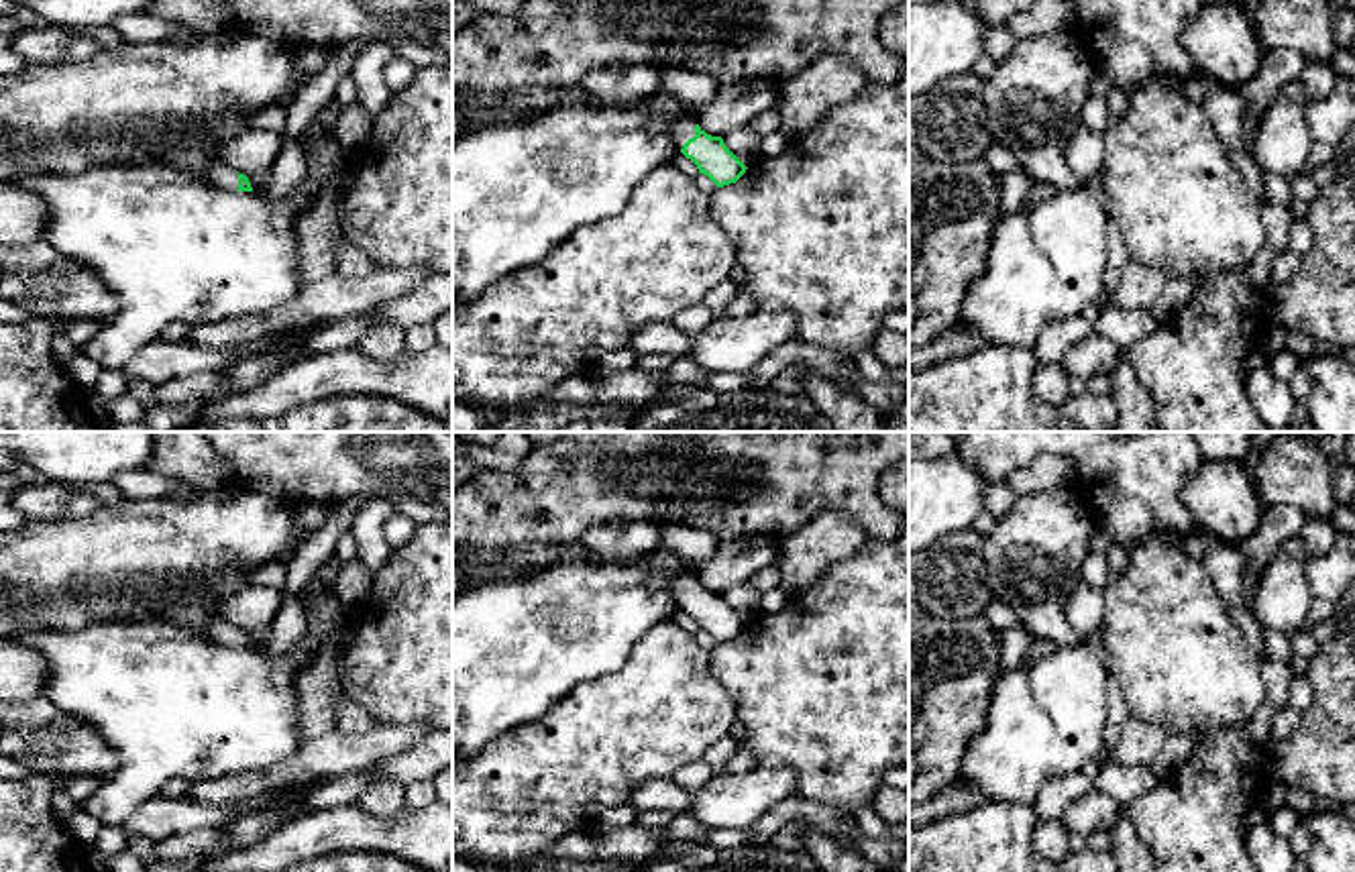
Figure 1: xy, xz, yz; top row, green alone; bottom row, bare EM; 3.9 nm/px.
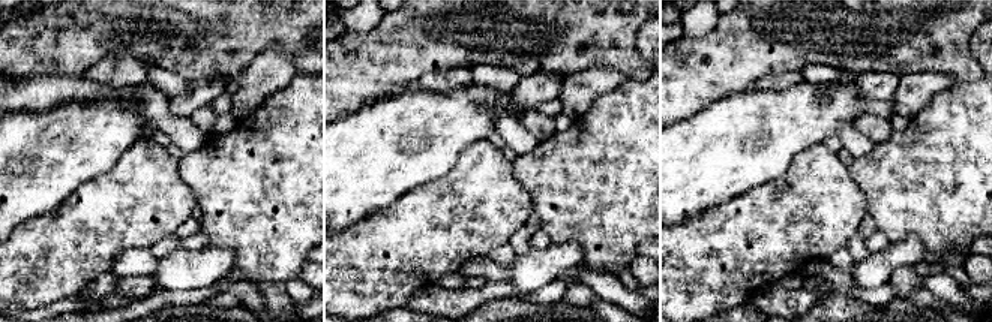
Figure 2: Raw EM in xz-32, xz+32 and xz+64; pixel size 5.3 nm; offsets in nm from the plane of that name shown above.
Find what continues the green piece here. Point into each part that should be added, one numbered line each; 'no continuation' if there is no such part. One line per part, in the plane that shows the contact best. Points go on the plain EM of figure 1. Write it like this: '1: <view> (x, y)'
1: xz (683, 583)

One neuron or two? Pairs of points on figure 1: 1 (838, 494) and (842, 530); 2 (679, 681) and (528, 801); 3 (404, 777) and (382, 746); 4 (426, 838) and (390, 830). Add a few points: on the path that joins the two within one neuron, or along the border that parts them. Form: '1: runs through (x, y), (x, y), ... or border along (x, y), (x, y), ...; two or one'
1: border along (795, 530), (826, 512), (840, 512), (866, 538); two
2: runs through (642, 718), (610, 734), (565, 769); one
3: border along (430, 730), (408, 748), (365, 771), (345, 775); two
4: runs through (418, 836), (398, 834); one

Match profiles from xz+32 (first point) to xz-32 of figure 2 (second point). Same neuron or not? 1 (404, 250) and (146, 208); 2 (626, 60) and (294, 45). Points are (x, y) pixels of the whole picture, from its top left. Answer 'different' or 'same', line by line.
1: same
2: same

